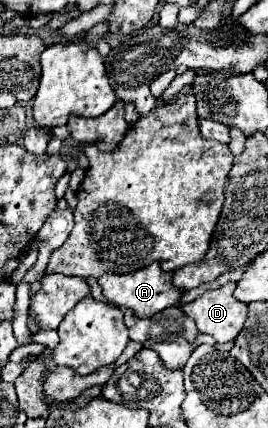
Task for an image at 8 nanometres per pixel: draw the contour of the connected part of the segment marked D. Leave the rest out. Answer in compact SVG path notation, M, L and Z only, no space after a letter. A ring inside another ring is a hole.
M234 282L216 290L206 290L192 302L182 304L182 312L190 316L202 334L214 336L216 342L230 342L238 336L246 320L246 304L232 296Z

